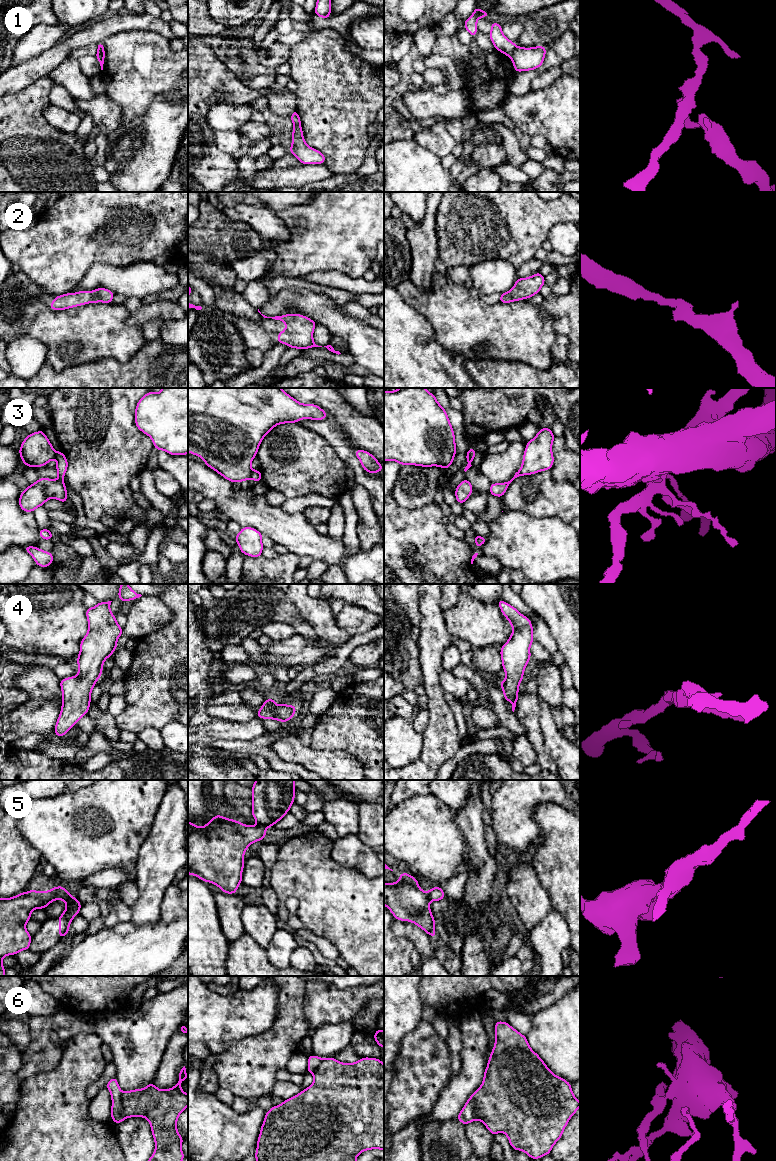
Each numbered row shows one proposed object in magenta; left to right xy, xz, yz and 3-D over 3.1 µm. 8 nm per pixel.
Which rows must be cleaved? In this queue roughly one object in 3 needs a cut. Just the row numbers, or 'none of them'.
1, 3, 5, 6

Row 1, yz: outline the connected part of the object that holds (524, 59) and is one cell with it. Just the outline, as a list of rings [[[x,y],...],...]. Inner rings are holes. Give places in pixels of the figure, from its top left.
[[[536,46],[531,48],[517,47],[510,57],[515,72],[534,70],[542,66],[547,46]]]

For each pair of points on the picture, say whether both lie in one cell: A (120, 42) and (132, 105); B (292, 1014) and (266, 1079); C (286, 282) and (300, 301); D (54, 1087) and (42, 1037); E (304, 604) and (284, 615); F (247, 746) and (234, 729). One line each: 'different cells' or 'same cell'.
A: same cell
B: same cell
C: different cells
D: different cells
E: different cells
F: different cells

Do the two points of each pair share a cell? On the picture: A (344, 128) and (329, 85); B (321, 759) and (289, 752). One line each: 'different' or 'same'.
A: same
B: same

